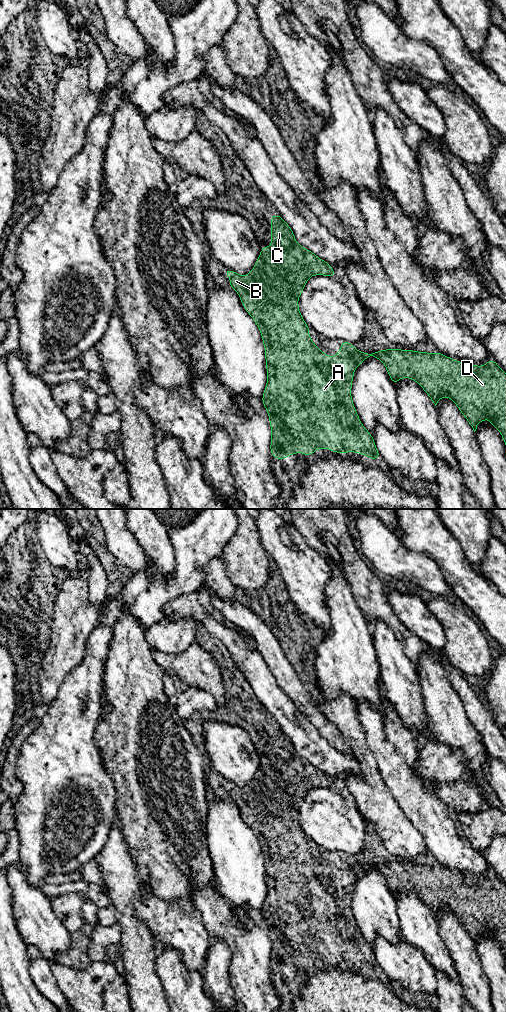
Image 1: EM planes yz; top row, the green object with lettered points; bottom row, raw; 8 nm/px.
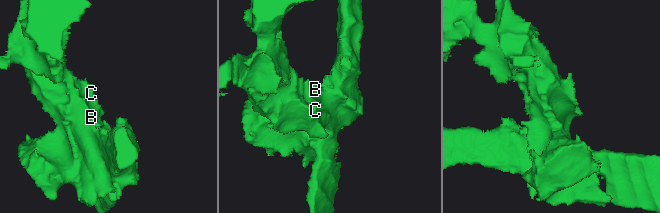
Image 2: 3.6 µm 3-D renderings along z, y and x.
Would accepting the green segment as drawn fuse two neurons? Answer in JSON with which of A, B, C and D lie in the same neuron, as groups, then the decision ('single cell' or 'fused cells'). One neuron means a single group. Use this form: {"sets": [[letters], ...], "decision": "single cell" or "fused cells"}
{"sets": [["A", "B", "C", "D"]], "decision": "single cell"}

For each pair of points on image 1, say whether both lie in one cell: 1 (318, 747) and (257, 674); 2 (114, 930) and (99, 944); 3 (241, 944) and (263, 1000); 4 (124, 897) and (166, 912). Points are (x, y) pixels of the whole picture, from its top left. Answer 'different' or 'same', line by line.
1: same
2: same
3: same
4: different

